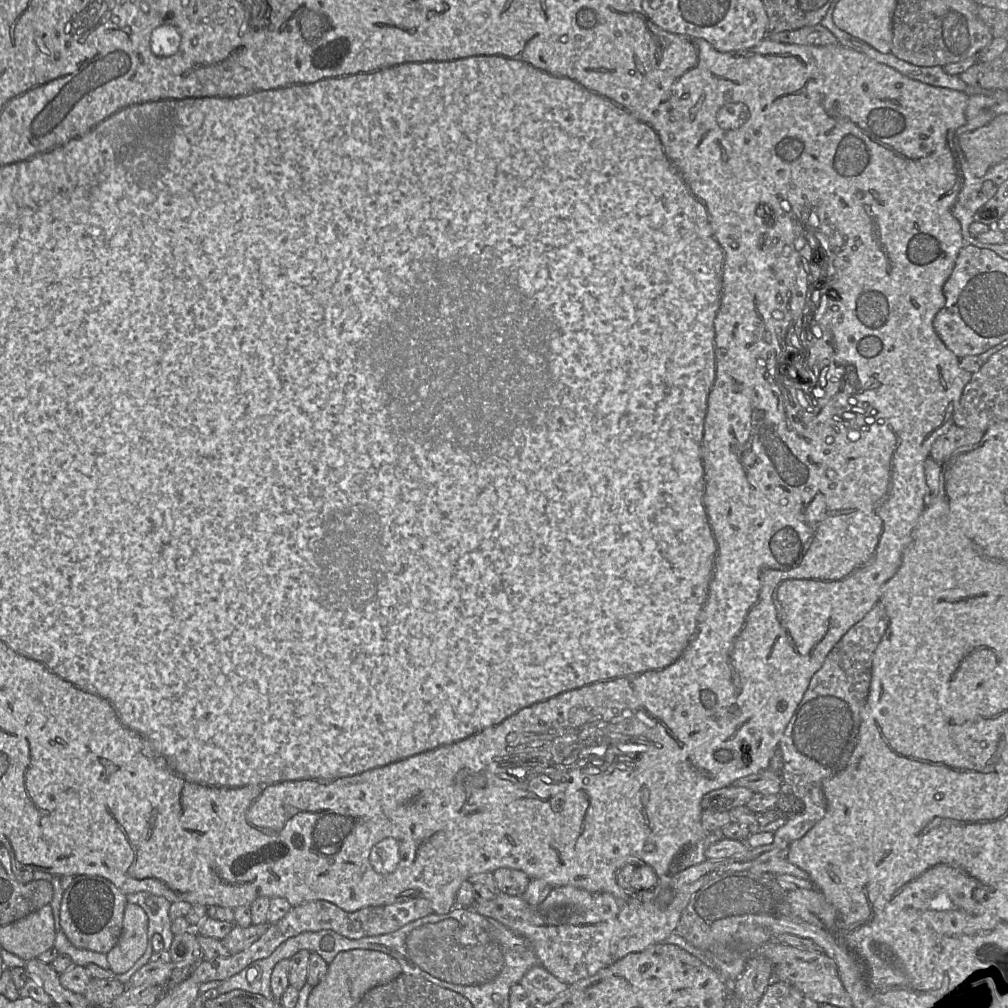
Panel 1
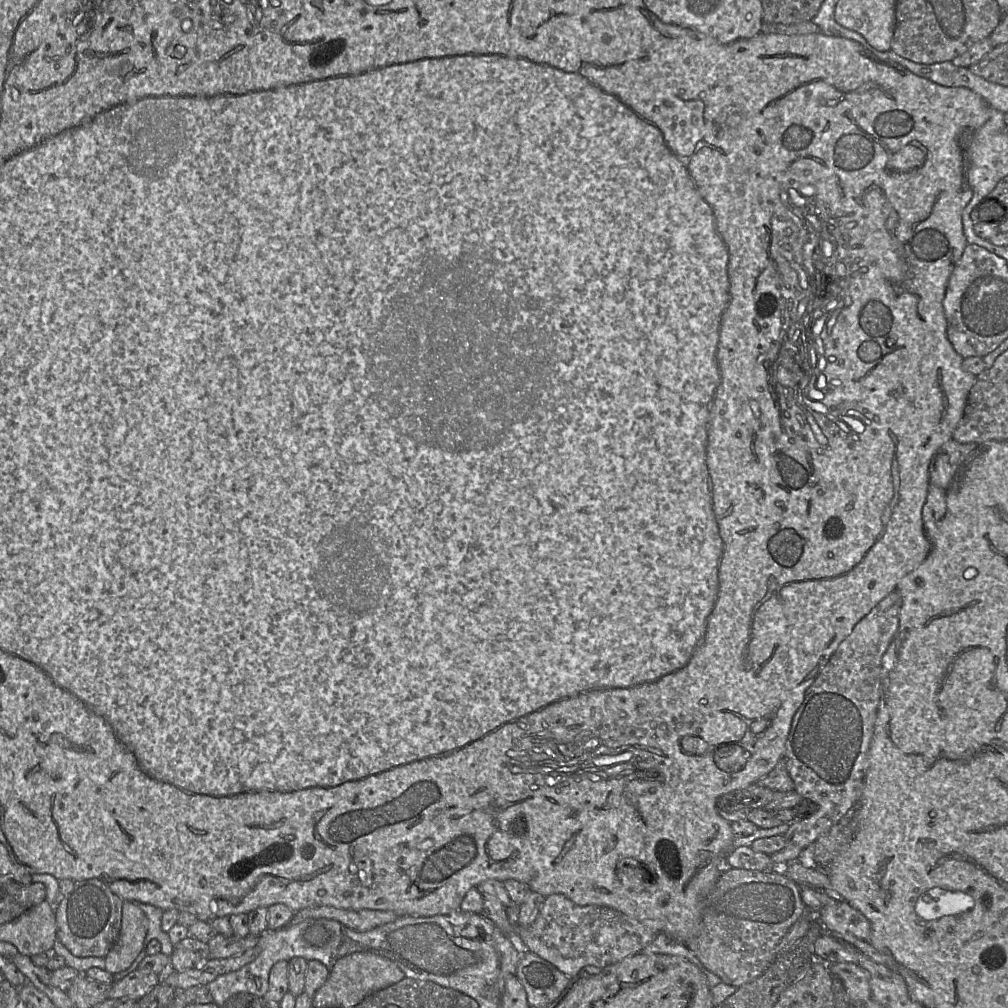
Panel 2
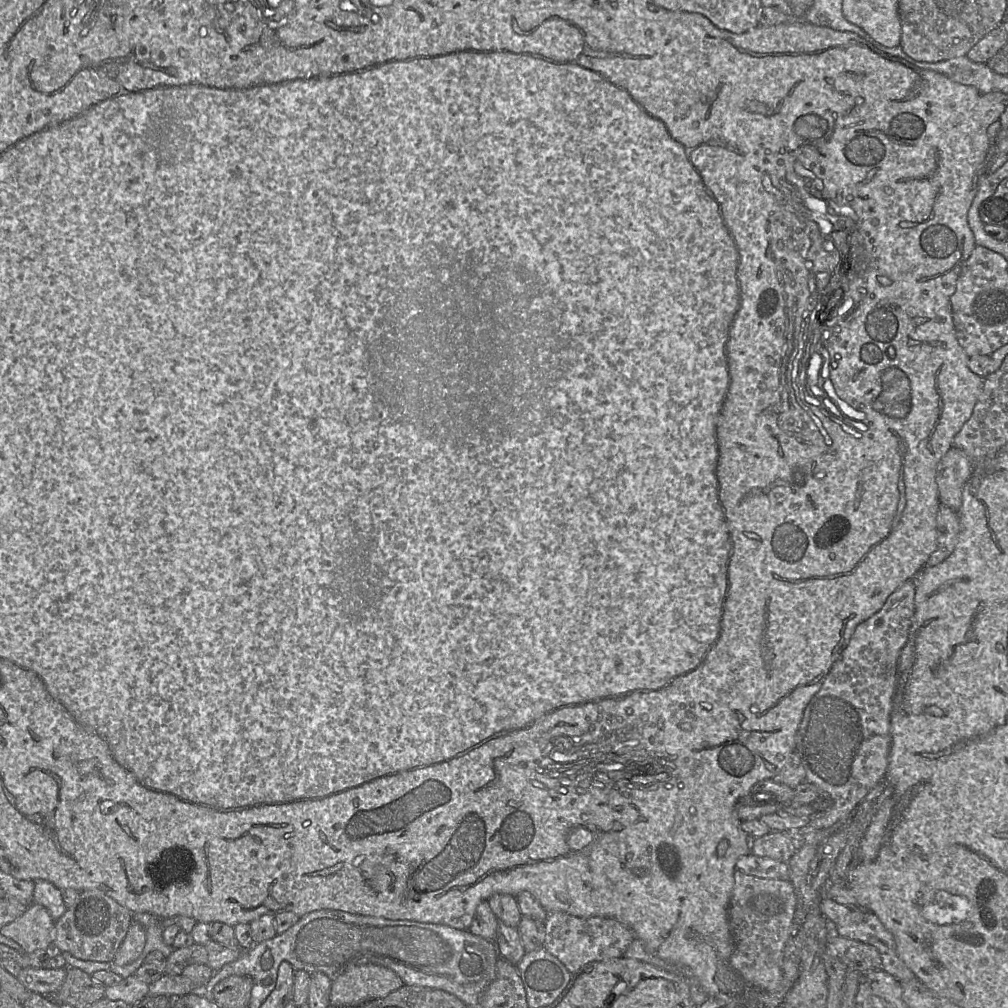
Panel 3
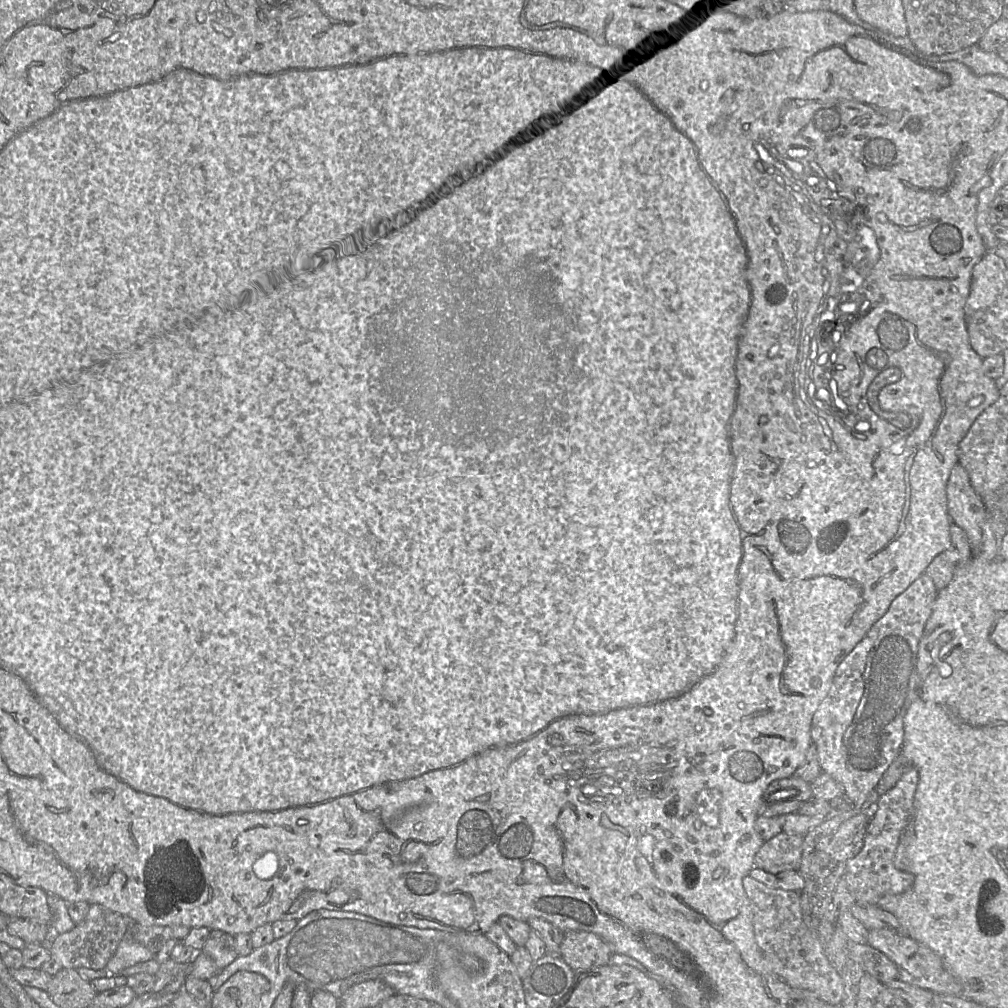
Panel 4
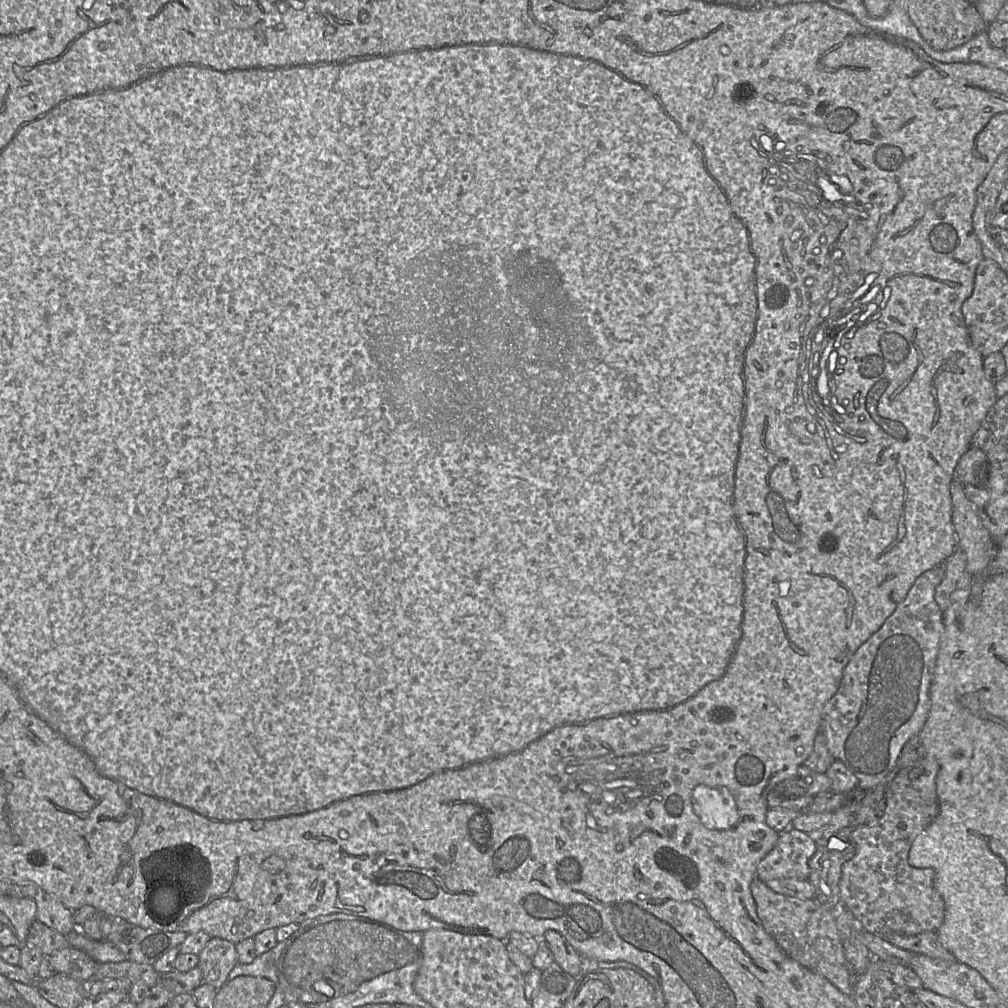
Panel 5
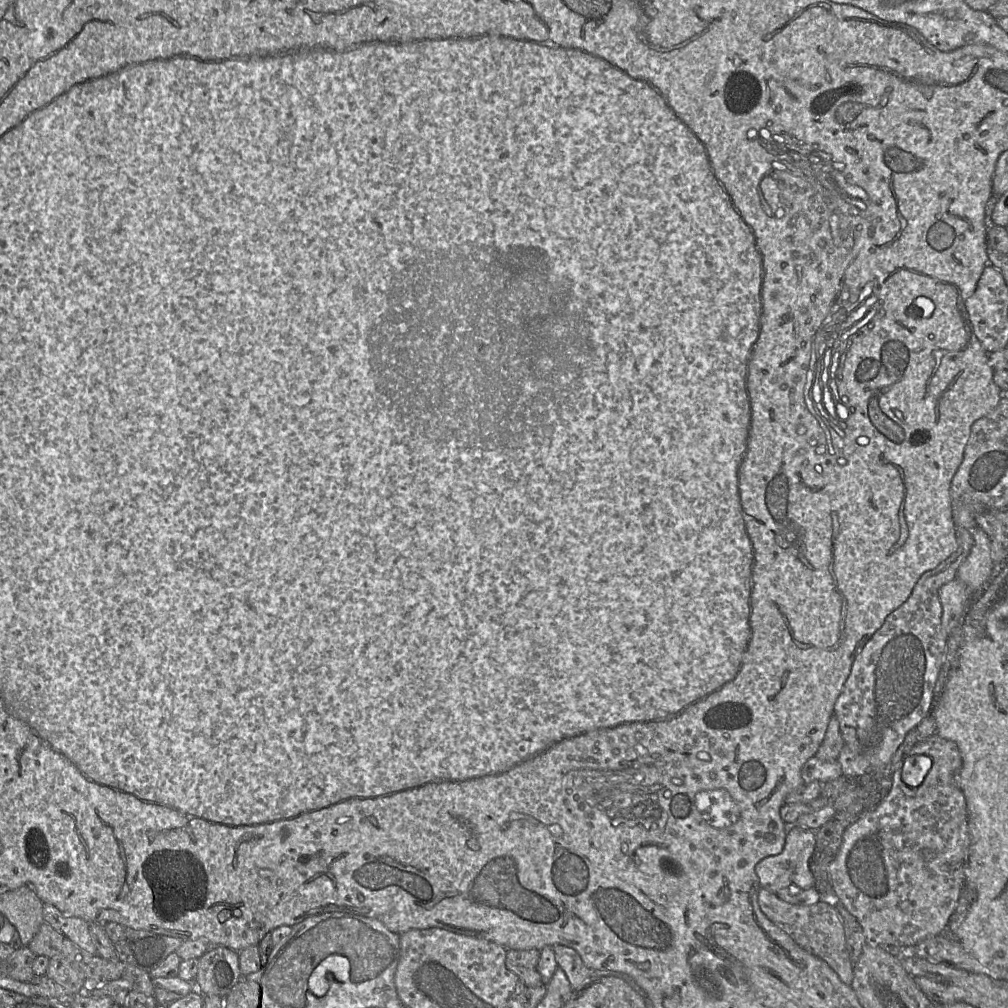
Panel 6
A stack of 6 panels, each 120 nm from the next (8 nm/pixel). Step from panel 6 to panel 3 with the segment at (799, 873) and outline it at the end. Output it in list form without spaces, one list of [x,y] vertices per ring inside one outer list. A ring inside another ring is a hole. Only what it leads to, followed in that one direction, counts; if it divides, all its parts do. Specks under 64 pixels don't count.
[[[770,831],[751,840],[752,854],[788,862],[797,850],[795,834],[792,832]]]

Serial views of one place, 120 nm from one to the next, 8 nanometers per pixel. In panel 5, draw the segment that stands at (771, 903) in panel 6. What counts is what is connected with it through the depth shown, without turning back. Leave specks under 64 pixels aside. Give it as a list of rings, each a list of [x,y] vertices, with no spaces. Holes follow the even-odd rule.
[[[755,877],[750,885],[756,905],[756,912],[766,932],[779,947],[793,960],[812,972],[829,980],[840,992],[853,996],[853,986],[846,967],[843,941],[835,921],[835,911],[823,907],[817,900],[799,899],[772,891],[763,881]]]

